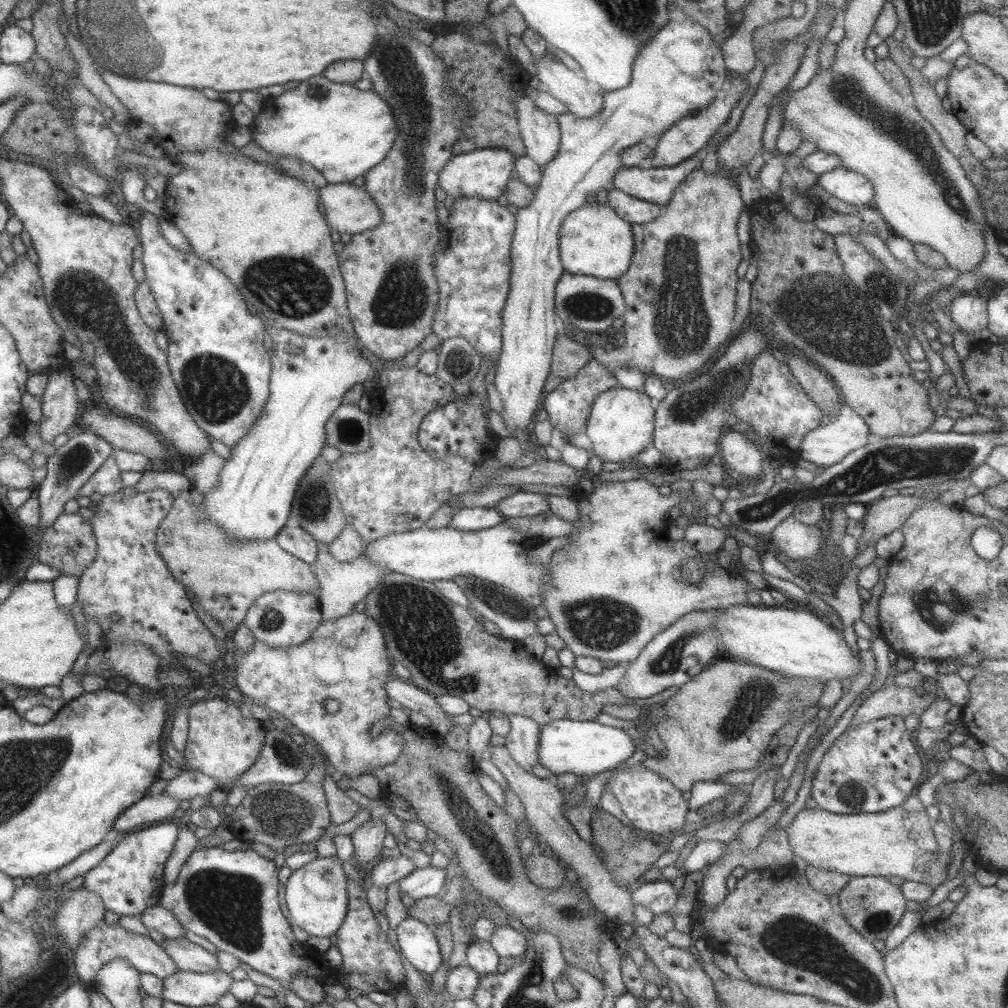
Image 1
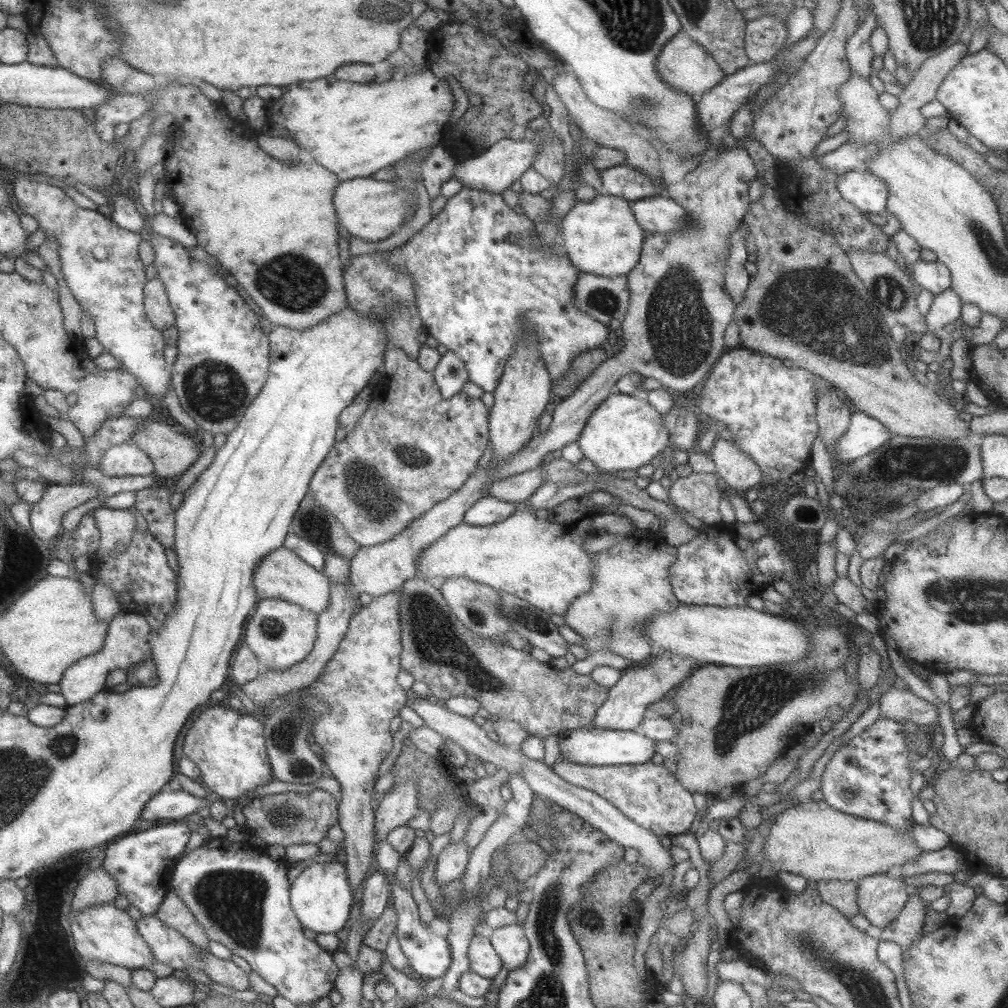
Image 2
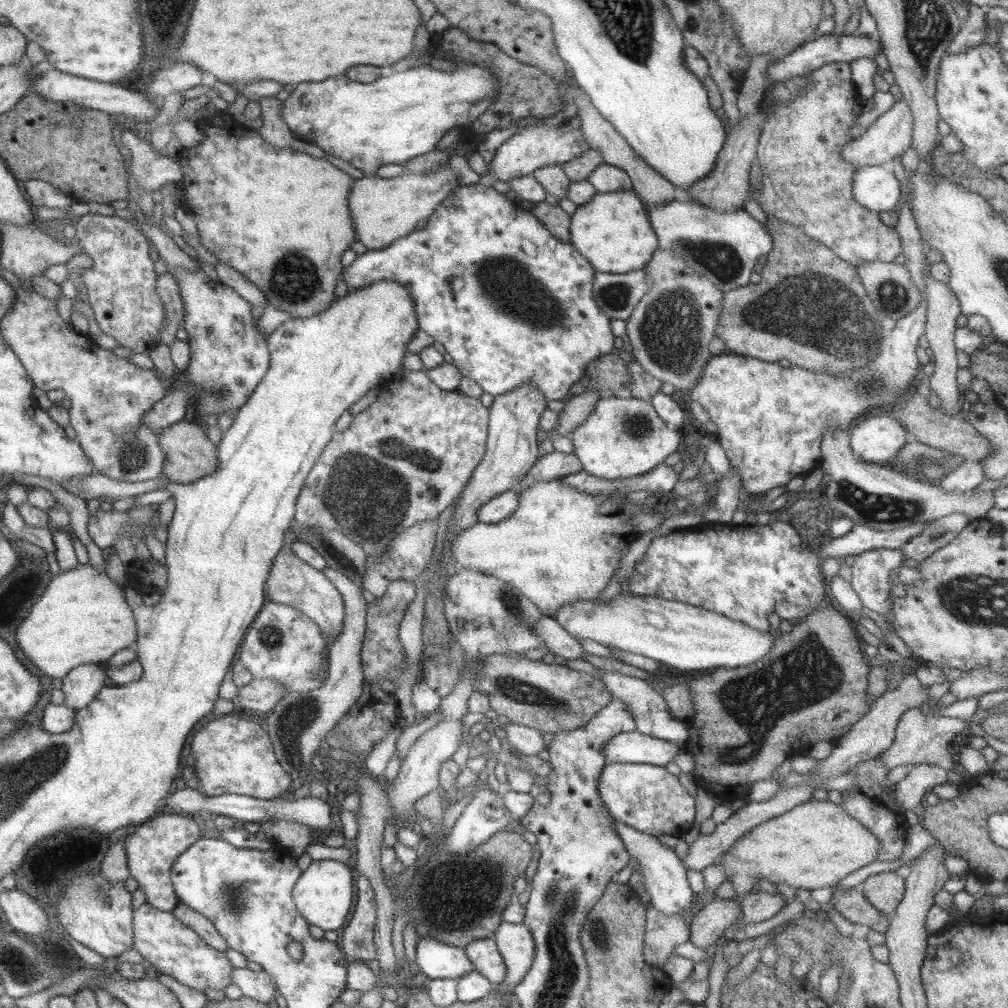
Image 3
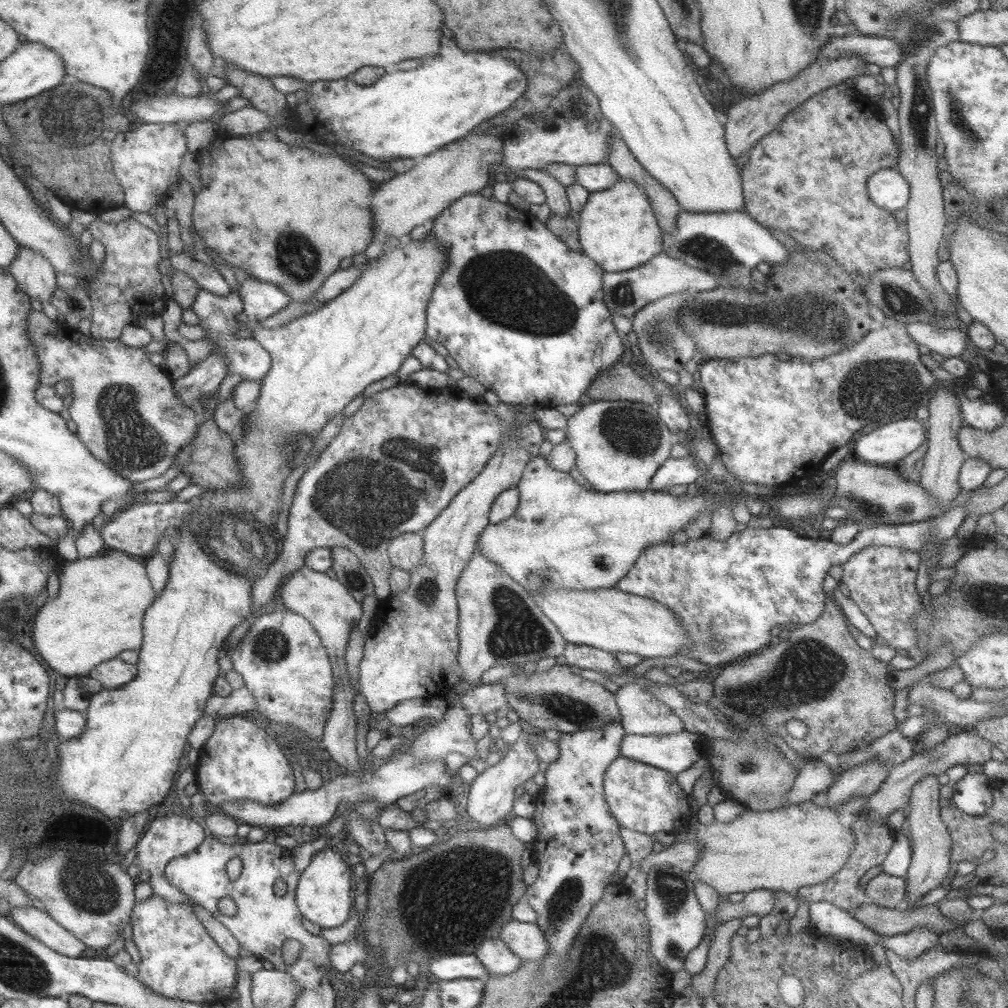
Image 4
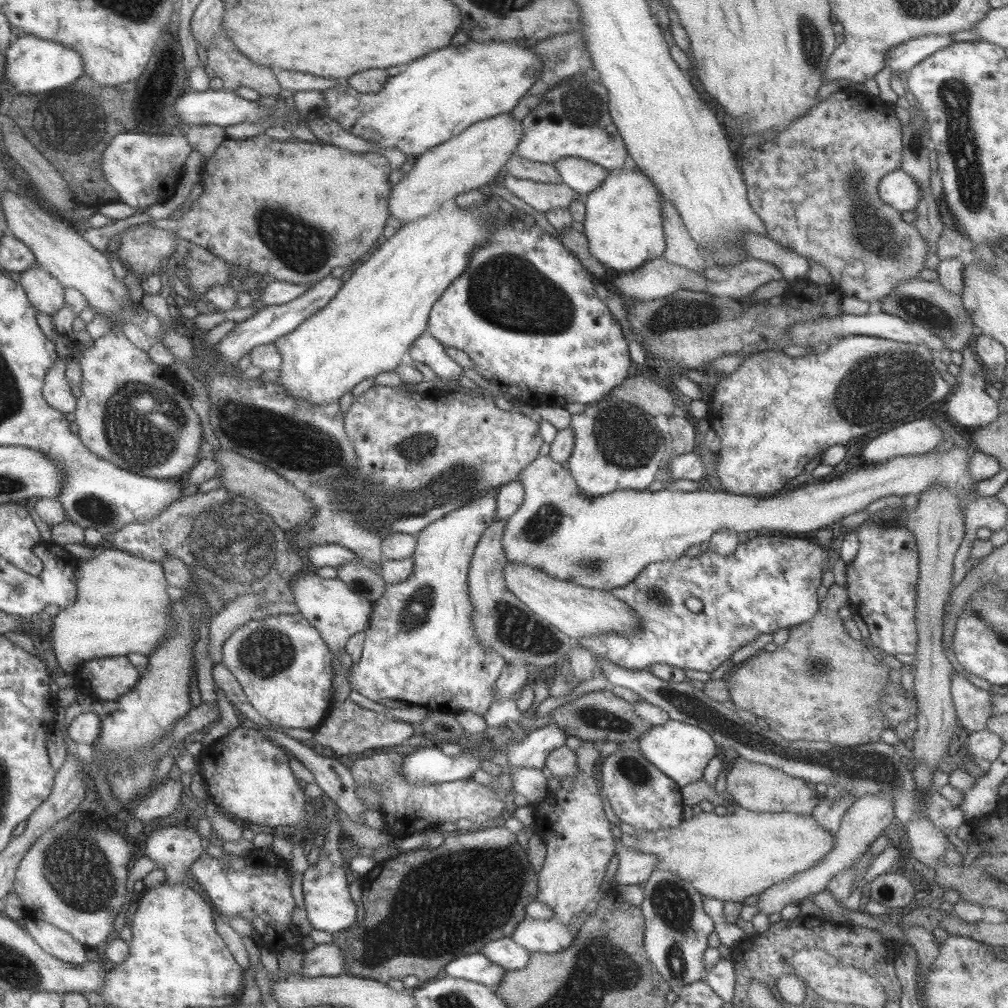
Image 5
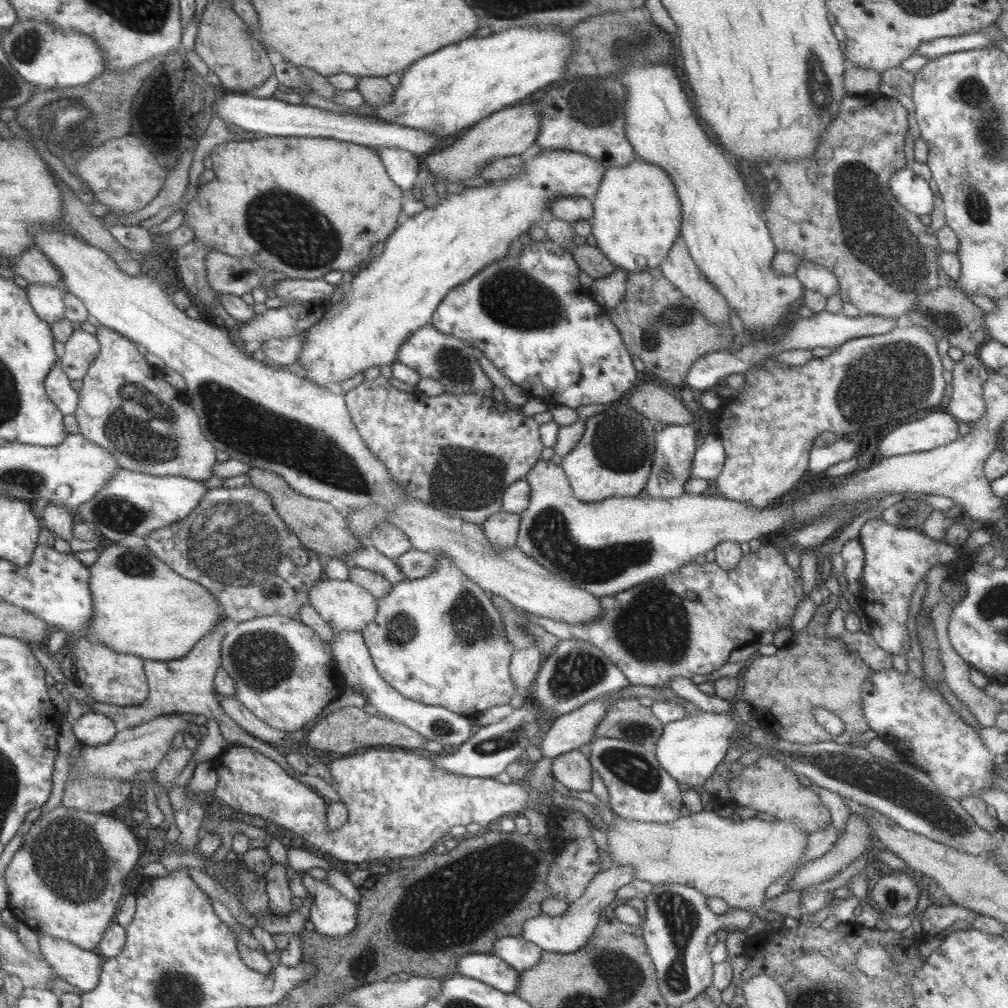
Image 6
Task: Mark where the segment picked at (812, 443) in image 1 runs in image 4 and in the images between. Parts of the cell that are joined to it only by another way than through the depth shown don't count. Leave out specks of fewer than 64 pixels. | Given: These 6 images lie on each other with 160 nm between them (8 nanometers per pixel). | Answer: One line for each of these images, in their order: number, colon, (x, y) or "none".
2: (864, 434)
3: (875, 440)
4: (887, 445)

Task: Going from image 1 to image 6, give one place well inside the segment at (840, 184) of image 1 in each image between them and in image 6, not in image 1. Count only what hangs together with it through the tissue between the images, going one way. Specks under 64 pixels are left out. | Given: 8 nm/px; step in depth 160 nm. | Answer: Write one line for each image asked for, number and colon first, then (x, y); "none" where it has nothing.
2: (865, 191)
3: (874, 187)
4: (886, 187)
5: (897, 189)
6: (912, 192)

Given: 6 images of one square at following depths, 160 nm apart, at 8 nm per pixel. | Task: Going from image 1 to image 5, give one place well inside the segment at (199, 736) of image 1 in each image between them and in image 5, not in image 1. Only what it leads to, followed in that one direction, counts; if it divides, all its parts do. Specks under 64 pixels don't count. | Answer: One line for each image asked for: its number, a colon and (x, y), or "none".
2: (227, 746)
3: (232, 755)
4: (239, 761)
5: (246, 774)

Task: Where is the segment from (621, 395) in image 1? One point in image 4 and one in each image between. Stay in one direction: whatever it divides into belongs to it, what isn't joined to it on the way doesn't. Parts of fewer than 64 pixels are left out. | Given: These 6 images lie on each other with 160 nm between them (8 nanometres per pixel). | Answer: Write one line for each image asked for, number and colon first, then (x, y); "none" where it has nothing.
2: (625, 432)
3: (622, 437)
4: (619, 445)

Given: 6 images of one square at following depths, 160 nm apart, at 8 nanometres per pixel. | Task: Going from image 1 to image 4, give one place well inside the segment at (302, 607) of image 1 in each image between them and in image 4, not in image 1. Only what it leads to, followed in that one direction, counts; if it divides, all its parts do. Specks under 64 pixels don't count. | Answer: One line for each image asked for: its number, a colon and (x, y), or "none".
2: (279, 633)
3: (282, 644)
4: (281, 659)

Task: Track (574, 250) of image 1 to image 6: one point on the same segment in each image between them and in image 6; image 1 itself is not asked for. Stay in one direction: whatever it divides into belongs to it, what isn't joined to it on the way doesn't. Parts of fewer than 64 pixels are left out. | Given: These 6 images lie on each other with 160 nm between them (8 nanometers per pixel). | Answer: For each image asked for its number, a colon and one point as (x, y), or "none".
2: (601, 237)
3: (611, 231)
4: (617, 229)
5: (622, 224)
6: (636, 215)

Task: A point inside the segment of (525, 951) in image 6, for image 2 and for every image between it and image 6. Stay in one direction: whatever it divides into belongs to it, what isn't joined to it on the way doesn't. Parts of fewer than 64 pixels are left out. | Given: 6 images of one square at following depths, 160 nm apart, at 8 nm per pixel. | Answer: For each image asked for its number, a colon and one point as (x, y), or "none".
2: (483, 960)
3: (483, 954)
4: (496, 958)
5: (505, 953)

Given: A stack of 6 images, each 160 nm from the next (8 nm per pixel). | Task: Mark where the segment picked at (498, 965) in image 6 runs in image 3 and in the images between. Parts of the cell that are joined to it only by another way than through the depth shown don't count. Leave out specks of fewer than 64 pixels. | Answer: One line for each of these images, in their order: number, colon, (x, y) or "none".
3: (435, 960)
4: (444, 968)
5: (475, 967)

